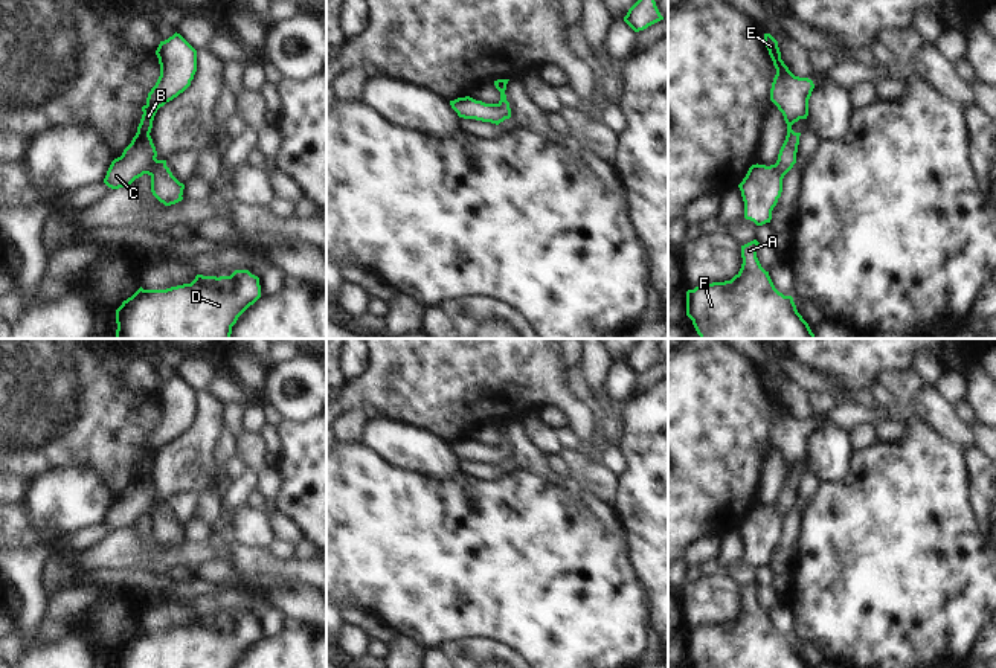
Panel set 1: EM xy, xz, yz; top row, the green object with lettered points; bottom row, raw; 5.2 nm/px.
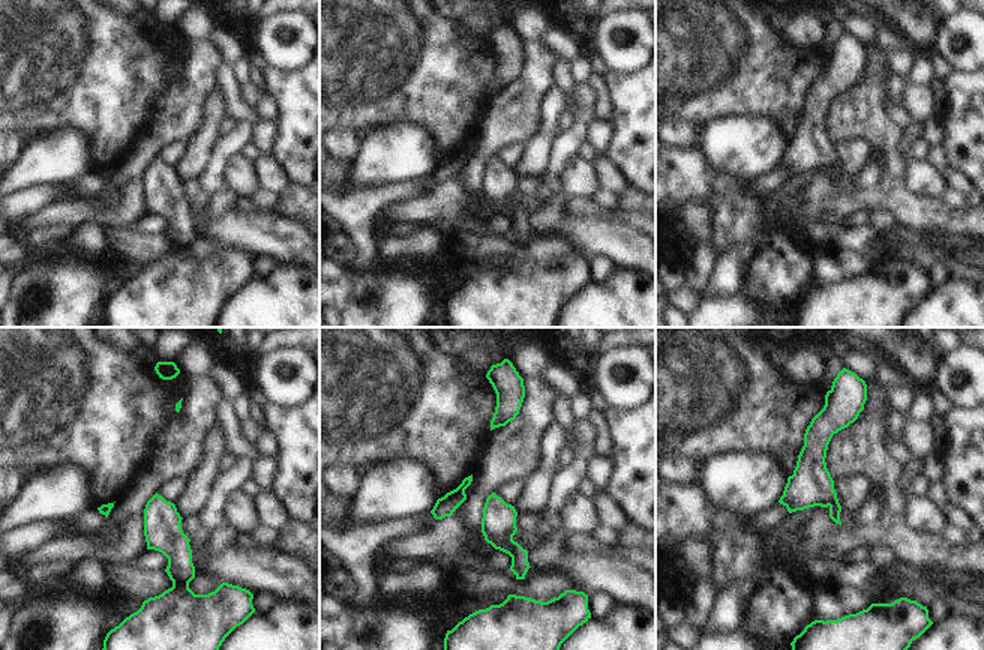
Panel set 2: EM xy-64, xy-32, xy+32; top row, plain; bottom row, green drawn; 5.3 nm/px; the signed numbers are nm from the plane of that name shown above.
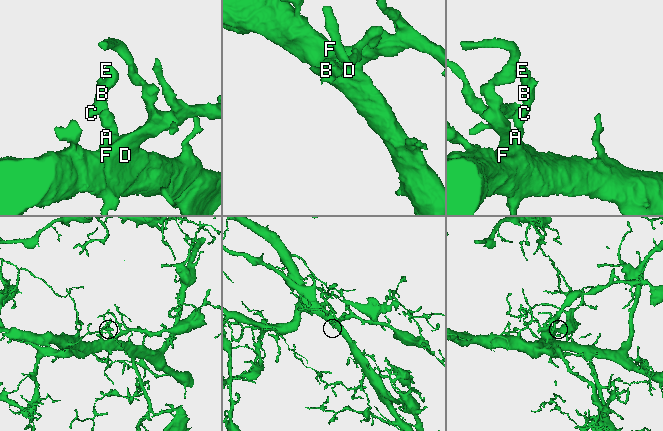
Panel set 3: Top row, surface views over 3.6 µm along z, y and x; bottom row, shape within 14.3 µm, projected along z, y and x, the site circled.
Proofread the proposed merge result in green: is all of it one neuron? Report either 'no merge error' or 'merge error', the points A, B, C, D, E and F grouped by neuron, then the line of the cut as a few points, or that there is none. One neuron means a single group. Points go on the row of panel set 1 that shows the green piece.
no merge error; groups A B C D E F; cut none

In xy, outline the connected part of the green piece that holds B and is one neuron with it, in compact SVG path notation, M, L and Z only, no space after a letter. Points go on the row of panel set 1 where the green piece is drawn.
M175 32L160 41L156 55L160 76L142 107L143 114L136 136L122 156L111 162L104 183L111 189L119 189L148 174L153 195L165 206L171 206L183 200L185 185L172 175L166 160L156 159L157 151L149 133L157 110L191 85L197 72L197 50Z

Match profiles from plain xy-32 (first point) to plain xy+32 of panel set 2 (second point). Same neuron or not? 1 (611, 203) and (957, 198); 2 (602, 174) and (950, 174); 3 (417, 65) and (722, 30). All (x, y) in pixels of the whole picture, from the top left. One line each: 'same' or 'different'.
1: same
2: same
3: same

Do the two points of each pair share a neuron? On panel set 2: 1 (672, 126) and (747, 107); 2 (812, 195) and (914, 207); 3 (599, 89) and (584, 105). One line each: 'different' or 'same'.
1: different
2: same
3: different

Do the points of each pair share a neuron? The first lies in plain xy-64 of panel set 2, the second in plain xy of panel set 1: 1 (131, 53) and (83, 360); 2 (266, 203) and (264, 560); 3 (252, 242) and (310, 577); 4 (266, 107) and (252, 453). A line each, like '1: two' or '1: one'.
1: two
2: two
3: two
4: two

